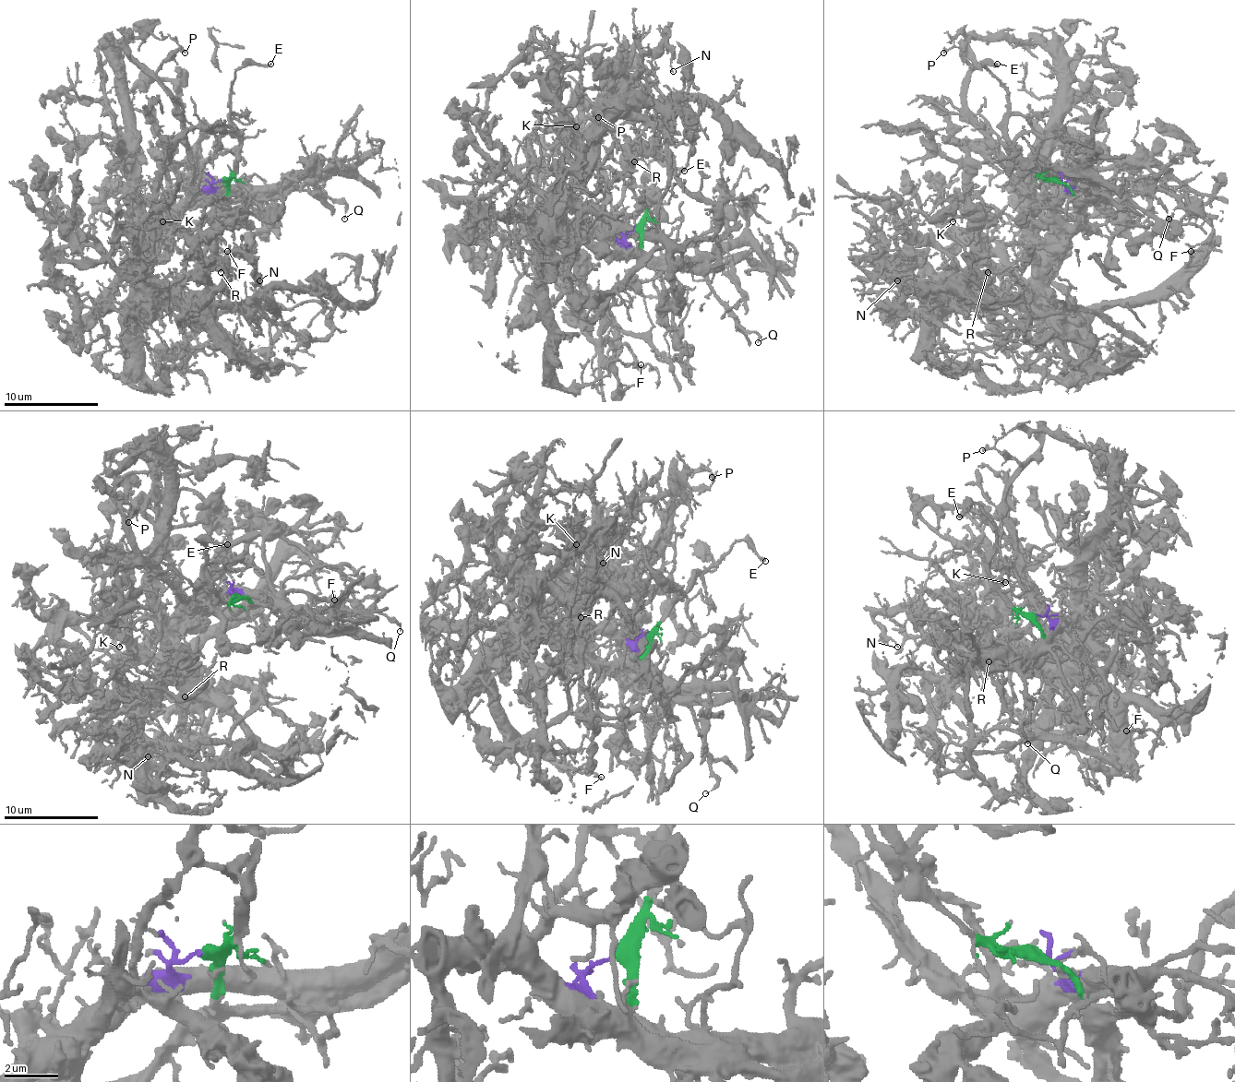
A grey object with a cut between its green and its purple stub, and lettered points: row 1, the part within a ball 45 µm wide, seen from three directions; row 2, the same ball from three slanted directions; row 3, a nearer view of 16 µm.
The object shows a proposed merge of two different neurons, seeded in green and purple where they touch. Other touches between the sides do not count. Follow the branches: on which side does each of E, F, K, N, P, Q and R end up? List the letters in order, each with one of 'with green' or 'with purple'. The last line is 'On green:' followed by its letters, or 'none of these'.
E: with green
F: with purple
K: with purple
N: with purple
P: with green
Q: with green
R: with purple
On green: E, P, Q

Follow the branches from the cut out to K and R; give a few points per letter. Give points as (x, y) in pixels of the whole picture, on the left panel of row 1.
K: (221, 181), (191, 196), (163, 225), (163, 239), (147, 281), (149, 225), (158, 216), (163, 220)
R: (221, 181), (191, 196), (163, 225), (149, 279), (156, 291), (170, 293), (208, 251), (215, 254), (220, 272)

